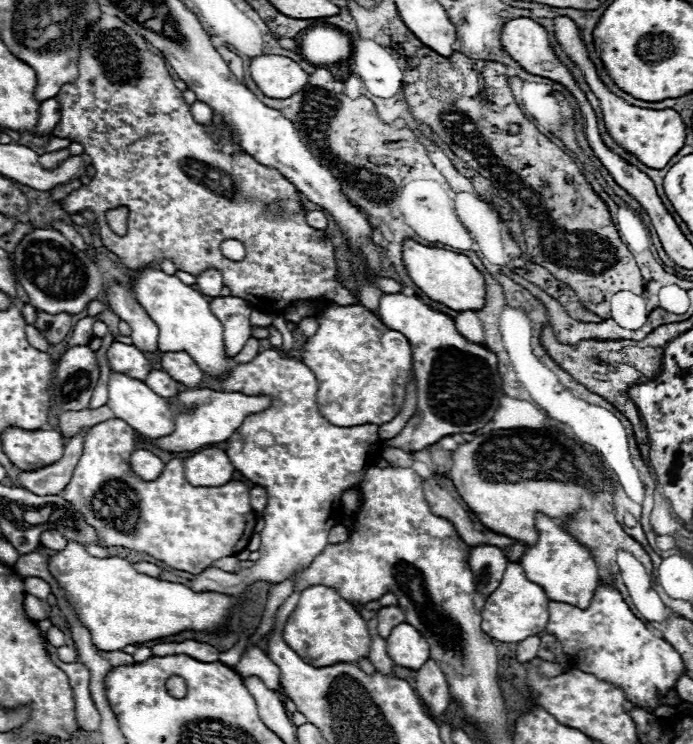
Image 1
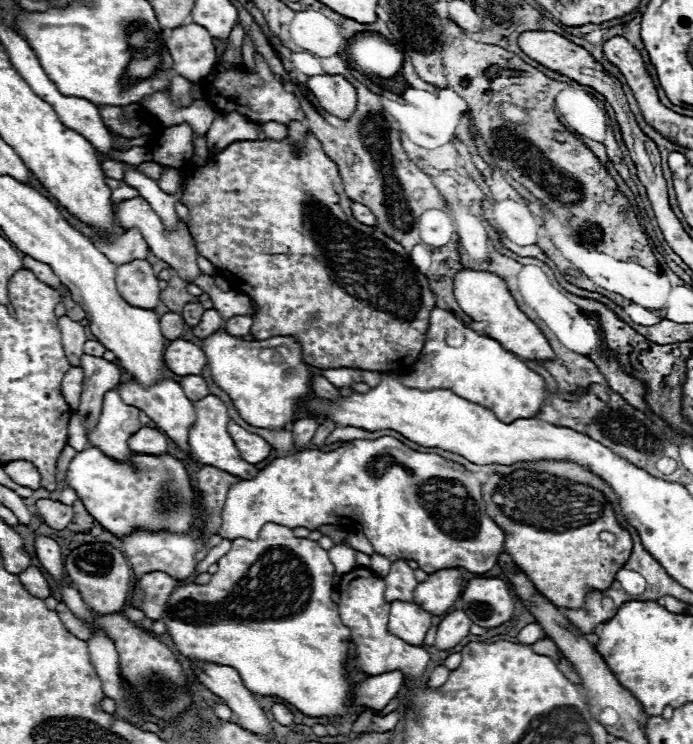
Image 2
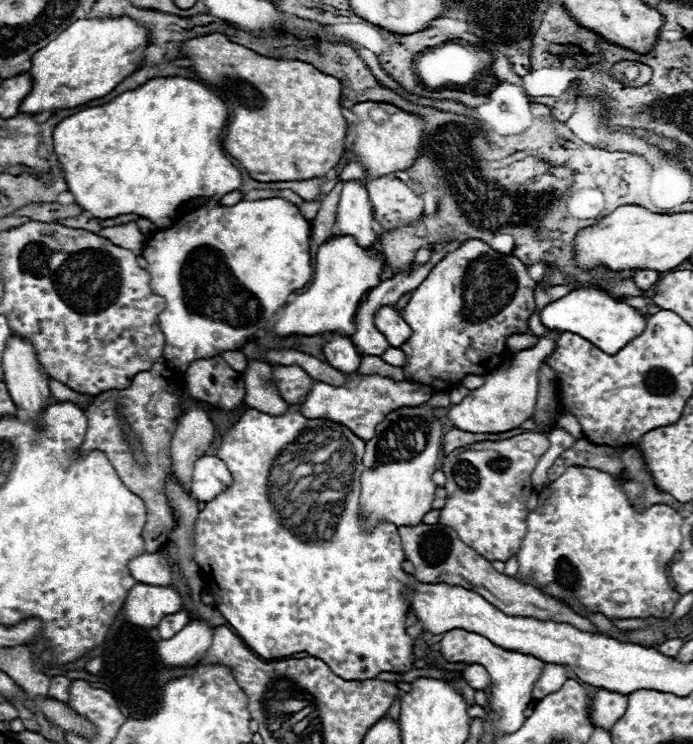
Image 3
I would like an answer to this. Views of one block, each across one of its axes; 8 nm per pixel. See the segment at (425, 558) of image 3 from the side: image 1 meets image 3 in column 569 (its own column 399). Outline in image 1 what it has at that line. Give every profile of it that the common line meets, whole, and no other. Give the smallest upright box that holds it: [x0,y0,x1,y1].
[378,606,406,638]

